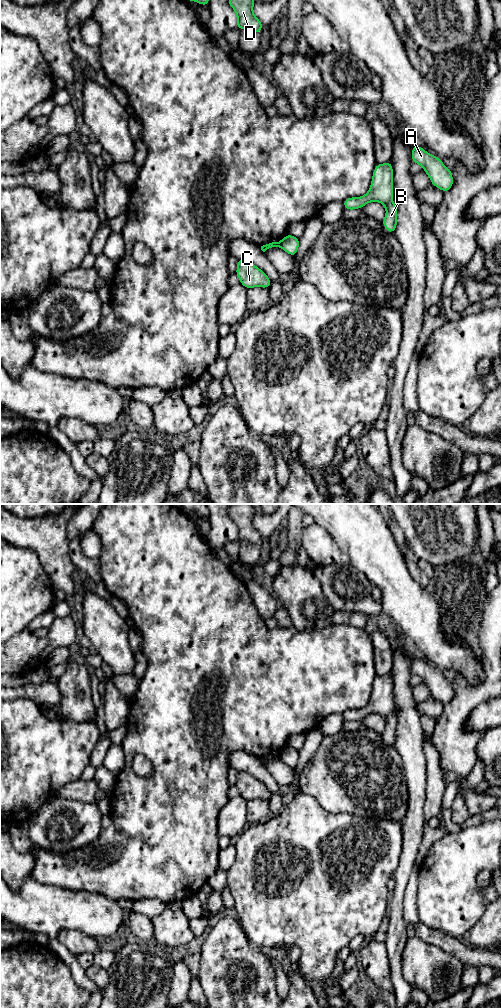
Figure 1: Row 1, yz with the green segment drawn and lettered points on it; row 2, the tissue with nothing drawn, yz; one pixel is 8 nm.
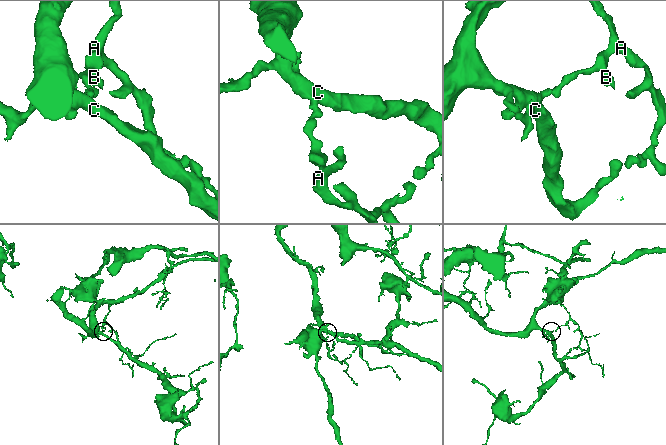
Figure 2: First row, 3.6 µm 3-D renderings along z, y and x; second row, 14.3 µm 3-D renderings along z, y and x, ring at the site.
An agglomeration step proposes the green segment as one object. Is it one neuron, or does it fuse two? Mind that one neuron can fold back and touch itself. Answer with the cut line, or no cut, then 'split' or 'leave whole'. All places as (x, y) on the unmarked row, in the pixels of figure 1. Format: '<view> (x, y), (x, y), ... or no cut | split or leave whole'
yz (278, 754), (279, 758) | split

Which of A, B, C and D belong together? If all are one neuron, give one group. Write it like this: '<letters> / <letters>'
A B / C D

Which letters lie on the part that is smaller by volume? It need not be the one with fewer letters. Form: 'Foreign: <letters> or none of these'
Foreign: A, B

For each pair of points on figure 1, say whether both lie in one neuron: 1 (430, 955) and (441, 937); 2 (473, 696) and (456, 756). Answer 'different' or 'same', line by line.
1: different
2: same

